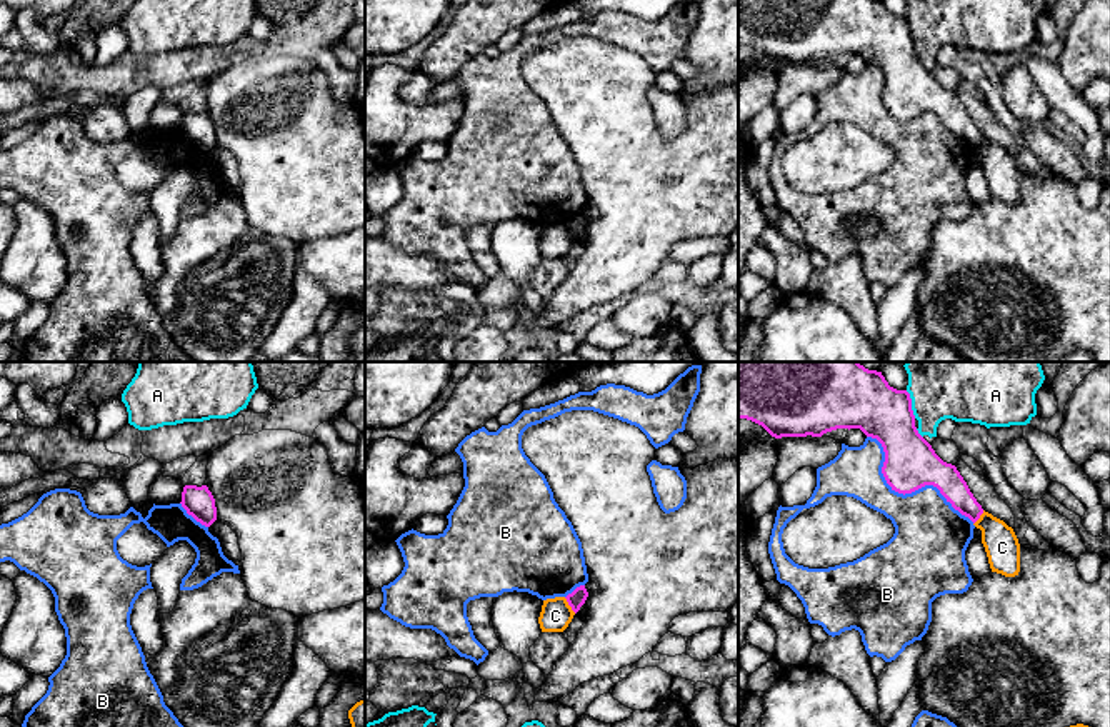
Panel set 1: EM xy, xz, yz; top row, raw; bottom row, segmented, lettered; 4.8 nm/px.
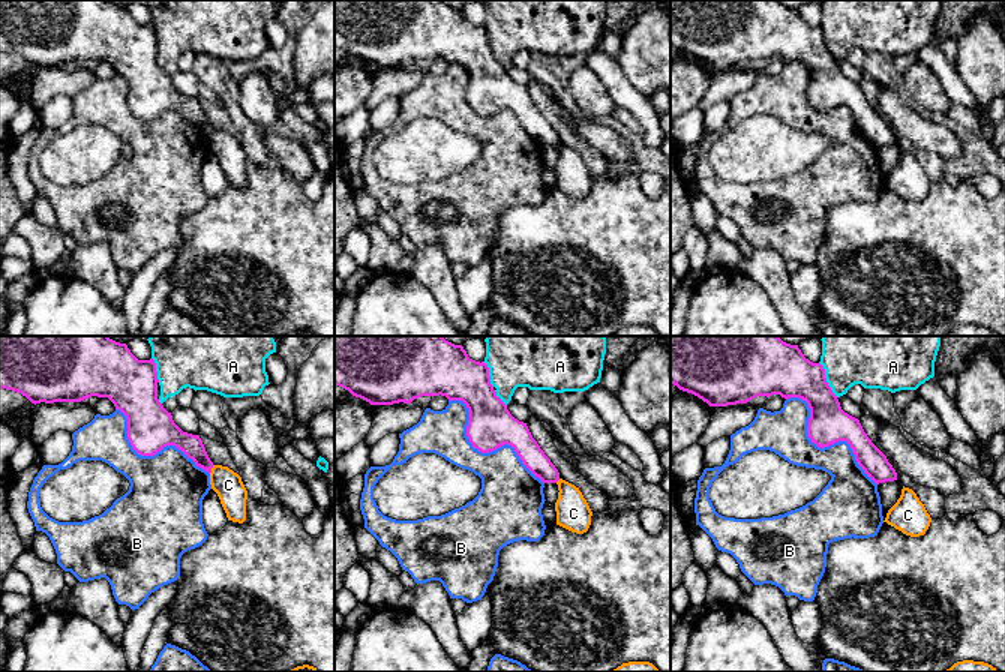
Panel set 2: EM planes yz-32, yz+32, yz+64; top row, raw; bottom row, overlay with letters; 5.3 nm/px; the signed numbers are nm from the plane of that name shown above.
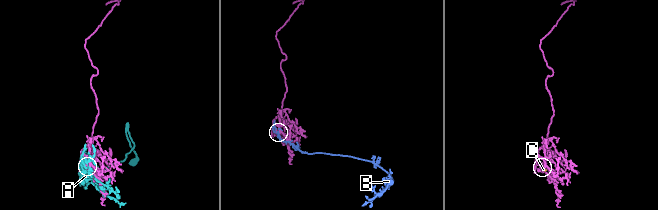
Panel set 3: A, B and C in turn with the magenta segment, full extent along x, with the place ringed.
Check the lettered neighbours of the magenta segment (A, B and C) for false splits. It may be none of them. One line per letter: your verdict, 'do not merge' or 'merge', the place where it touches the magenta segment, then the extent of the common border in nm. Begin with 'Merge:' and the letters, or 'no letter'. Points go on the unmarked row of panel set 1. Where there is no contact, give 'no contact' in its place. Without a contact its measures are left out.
Merge: no letter
A: do not merge; meets magenta in yz at (910, 30); contact 140 nm long
B: do not merge; meets magenta in yz at (905, 119); contact 650 nm long
C: do not merge; meets magenta in xz at (569, 230); contact 100 nm long

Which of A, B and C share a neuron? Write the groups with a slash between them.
A / B / C

